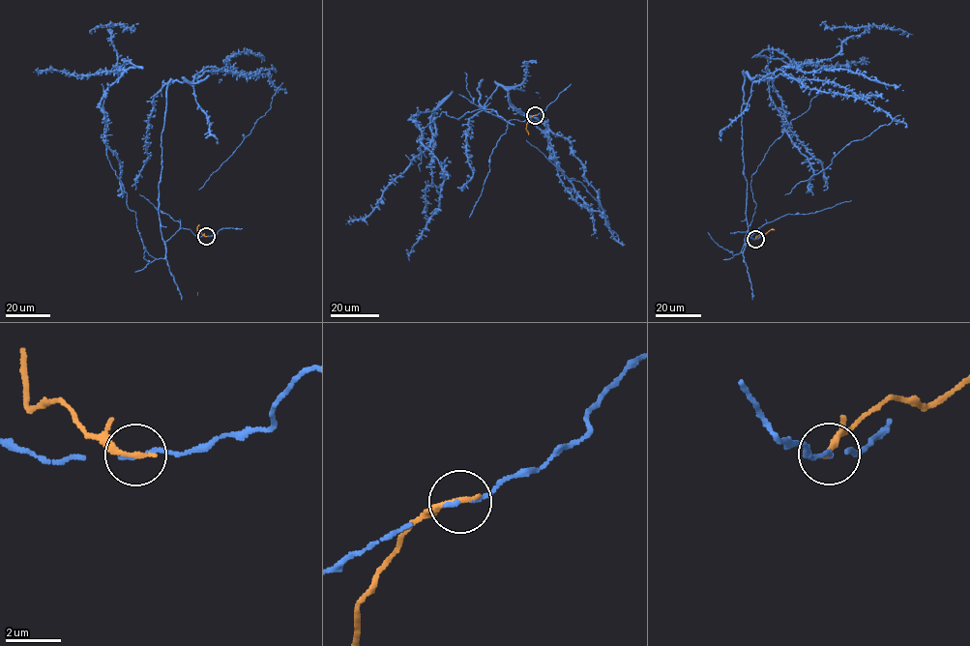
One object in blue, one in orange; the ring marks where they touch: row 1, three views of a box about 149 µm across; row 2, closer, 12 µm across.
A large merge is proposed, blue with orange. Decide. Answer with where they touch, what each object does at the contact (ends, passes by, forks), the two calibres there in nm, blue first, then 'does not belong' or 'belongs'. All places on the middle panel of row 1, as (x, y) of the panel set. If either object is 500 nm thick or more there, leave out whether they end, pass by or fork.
at (535, 115); blue ends there; orange ends there; 140 nm thick on the blue side, 220 nm on the other; does not belong

